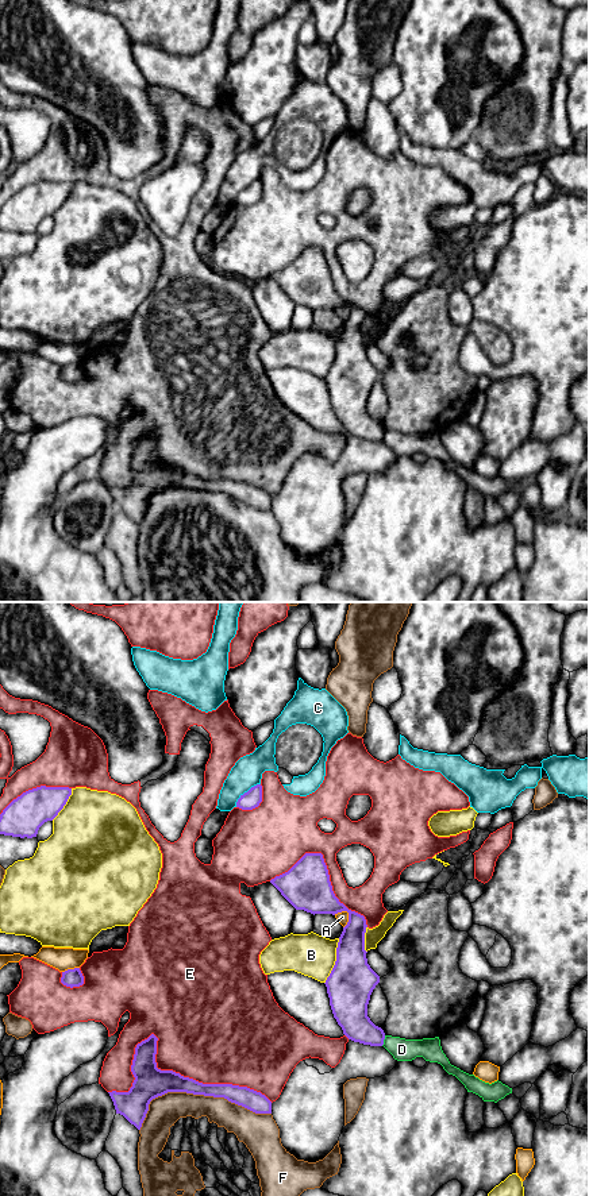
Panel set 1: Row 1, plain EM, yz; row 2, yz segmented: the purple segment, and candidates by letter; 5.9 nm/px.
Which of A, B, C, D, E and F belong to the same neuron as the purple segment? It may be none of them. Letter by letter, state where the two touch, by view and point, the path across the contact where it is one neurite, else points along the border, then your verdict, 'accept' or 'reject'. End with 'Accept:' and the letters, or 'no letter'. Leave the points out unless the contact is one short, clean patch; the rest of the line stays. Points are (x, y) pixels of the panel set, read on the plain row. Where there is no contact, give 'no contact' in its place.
A: meets purple in yz at (349, 315); reject
B: meets purple in yz at (335, 357); reject
C: meets purple in yz at (245, 188); accept
D: meets purple in yz at (382, 436); border along yz (385, 431), (381, 440); reject
E: meets purple in yz at (157, 463); reject
F: meets purple in yz at (196, 489); reject
Accept: C

